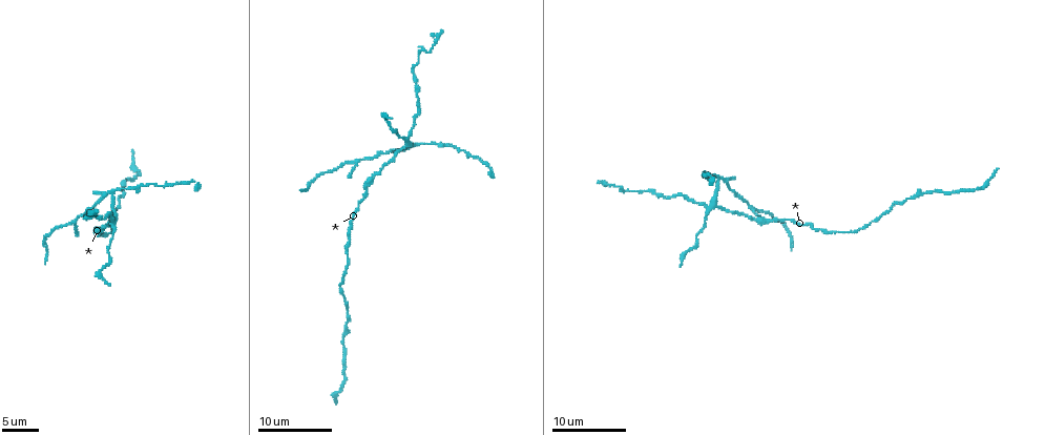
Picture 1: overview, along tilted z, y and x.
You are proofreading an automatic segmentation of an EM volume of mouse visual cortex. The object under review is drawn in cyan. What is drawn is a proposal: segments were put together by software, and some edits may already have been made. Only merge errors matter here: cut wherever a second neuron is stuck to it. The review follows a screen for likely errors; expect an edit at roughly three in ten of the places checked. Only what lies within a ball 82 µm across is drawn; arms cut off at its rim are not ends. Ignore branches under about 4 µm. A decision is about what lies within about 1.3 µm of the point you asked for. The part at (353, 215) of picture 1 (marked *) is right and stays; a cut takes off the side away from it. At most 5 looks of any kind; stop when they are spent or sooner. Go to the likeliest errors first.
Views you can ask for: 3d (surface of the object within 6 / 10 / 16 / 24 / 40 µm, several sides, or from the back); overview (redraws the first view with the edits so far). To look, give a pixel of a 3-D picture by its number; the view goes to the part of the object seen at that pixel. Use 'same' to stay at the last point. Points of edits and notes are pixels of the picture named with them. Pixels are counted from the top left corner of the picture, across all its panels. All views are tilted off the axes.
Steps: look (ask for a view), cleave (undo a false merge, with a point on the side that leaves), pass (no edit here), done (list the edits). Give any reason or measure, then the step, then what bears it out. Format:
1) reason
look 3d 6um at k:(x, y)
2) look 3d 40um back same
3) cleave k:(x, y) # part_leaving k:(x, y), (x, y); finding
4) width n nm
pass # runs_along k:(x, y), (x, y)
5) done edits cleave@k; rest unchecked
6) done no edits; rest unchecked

four or more arms meet
look 3d 10um at 1:(713, 204)

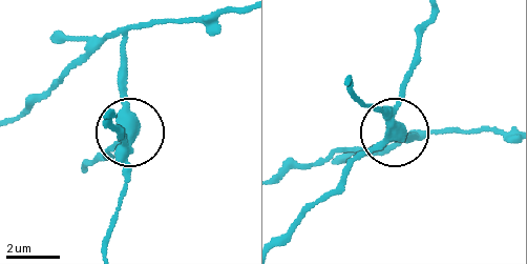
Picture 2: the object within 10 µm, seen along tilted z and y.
closer look
look 3d 6um same

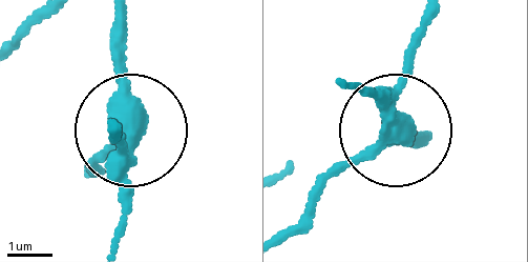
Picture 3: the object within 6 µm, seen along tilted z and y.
side_arm 20 um; arms 4
cleave 3:(127, 82) # a second neuron is stuck on

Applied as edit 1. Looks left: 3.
redraw
look overview

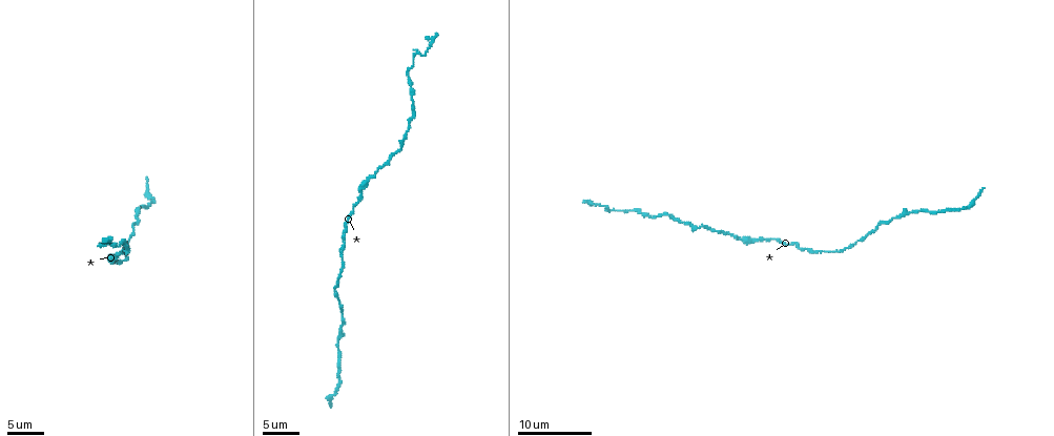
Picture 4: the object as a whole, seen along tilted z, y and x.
thick turns thin
look 3d 16um at 4:(612, 208)

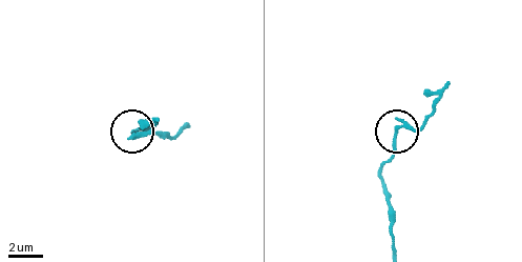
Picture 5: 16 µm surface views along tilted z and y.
look 3d 16um back at 5:(394, 133)

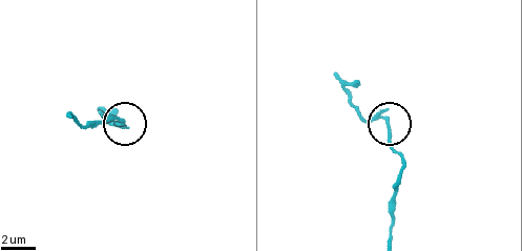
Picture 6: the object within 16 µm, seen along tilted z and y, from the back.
width 140 nm
pass # continuous, no second neuron

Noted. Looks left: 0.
done edits cleave@3; rest unchecked

